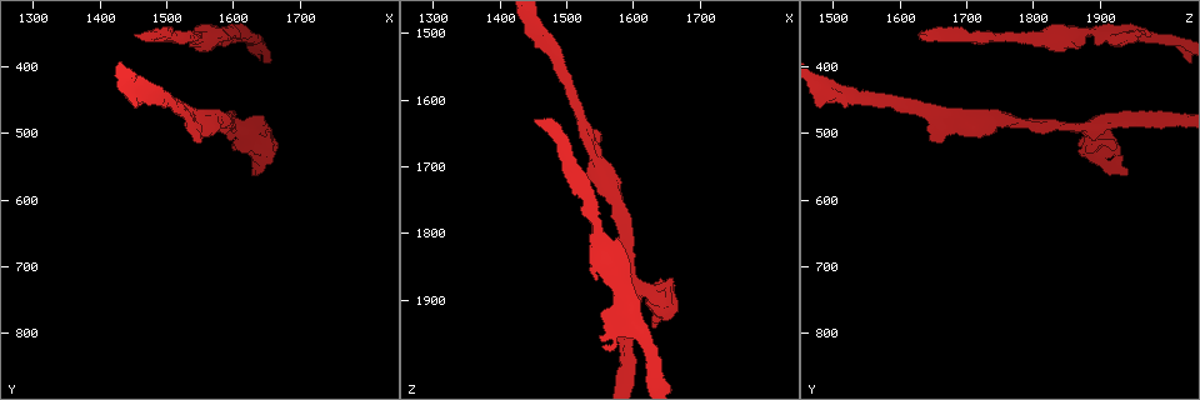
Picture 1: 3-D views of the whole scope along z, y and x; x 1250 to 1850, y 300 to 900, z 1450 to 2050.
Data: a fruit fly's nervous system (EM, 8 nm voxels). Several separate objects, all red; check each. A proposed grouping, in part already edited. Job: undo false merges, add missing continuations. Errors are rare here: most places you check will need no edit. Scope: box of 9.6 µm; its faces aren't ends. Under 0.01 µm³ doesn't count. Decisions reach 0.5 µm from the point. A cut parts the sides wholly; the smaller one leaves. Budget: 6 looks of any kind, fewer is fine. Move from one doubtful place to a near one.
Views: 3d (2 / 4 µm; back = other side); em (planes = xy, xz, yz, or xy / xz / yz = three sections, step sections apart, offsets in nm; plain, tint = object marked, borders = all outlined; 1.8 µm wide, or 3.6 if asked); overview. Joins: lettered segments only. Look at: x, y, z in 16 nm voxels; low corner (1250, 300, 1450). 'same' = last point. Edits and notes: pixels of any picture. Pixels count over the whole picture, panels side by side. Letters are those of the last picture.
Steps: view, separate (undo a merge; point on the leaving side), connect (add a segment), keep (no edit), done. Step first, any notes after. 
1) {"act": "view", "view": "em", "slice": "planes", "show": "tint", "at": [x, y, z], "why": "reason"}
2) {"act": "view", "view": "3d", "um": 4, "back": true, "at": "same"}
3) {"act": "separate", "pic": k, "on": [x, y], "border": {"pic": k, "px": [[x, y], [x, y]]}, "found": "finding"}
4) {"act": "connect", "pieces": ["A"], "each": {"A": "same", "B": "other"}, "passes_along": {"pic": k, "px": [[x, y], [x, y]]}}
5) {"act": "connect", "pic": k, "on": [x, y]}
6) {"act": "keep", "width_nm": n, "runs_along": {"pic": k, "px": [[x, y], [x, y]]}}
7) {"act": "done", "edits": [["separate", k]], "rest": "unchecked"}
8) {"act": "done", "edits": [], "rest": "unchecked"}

{"act": "view", "view": "em", "slice": "xz", "step": 8, "show": "tint", "at": [1580, 350, 1880], "why": "three-way junction"}

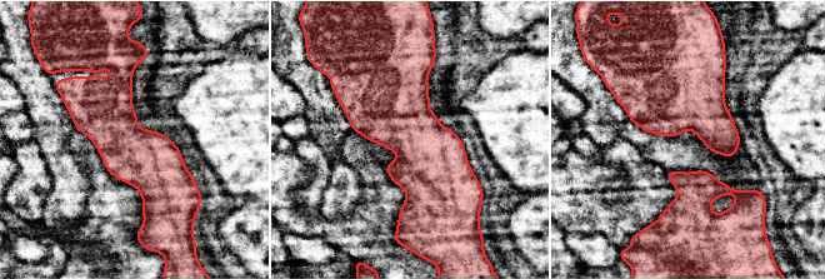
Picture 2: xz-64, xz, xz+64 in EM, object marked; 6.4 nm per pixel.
{"act": "view", "view": "em", "slice": "planes", "show": "borders", "at": "same"}

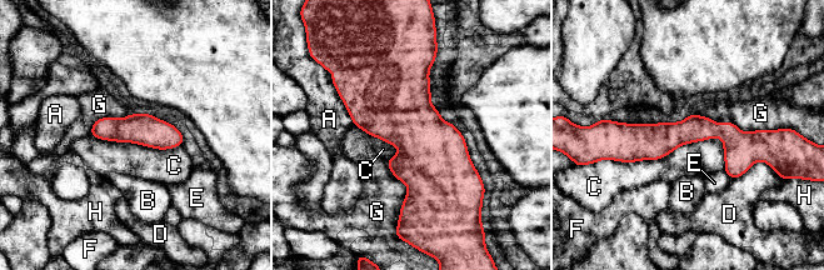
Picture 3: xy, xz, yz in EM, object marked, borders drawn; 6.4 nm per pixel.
{"act": "keep", "each": {"A": "other", "B": "other", "C": "other", "D": "other", "E": "other", "F": "other", "G": "other", "H": "other"}, "border": {"pic": 3, "px": [[724, 141], [608, 160]]}, "found": "all the same cell"}

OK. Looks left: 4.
{"act": "view", "view": "3d", "um": 4, "at": [1455, 350, 1635], "why": "free end"}

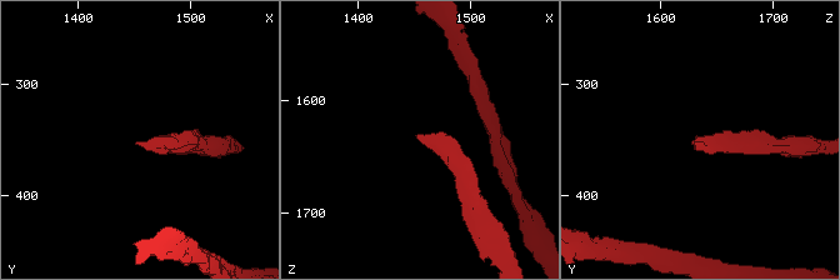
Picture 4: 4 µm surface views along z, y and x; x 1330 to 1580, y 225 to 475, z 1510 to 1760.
{"act": "view", "view": "em", "slice": "planes", "show": "borders", "at": [1450, 354, 1630], "why": "now the EM"}

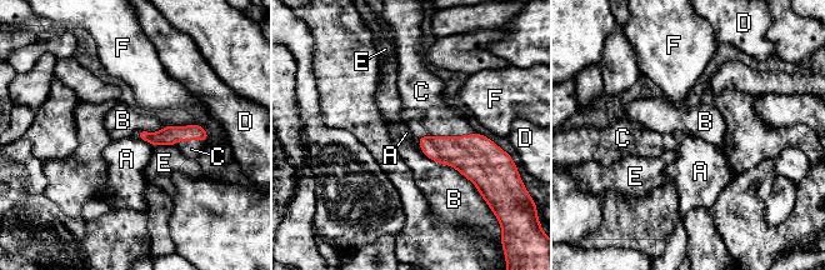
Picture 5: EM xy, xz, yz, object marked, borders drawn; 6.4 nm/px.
{"act": "connect", "pic": 5, "on": [426, 106], "each": {"A": "other", "B": "other", "C": "same", "D": "other", "E": "other", "F": "other"}, "passes_along": {"pic": 5, "px": [[479, 159], [450, 136], [426, 106]]}, "found": "the cell continues"}

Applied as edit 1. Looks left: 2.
{"act": "view", "view": "em", "slice": "planes", "show": "tint", "at": [1625, 525, 1910], "why": "sudden change in width"}

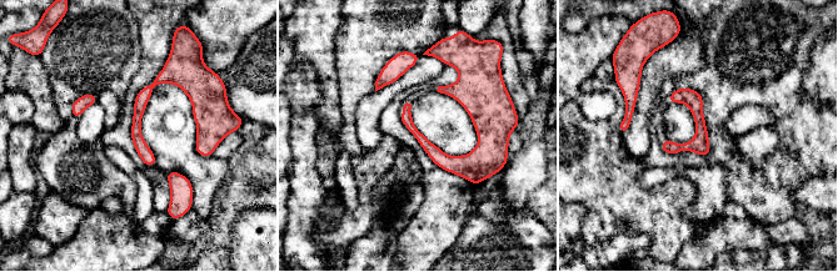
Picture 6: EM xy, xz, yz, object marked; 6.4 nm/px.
{"act": "view", "view": "em", "slice": "planes", "show": "borders", "at": "same", "why": "what lies round it"}

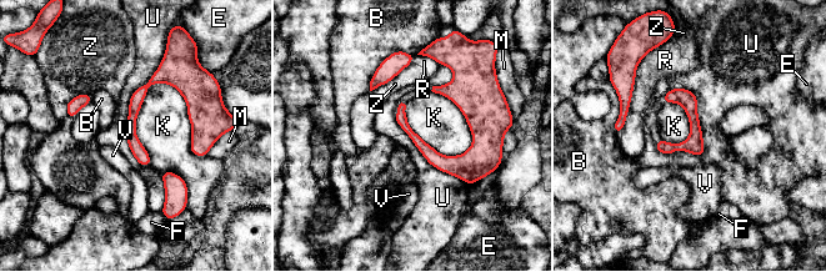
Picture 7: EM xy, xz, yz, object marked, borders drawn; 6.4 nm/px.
{"act": "keep", "each": {"B": "other", "E": "other", "F": "other", "K": "other", "M": "other", "R": "other", "U": "other", "V": "other", "Z": "other"}, "found": "one cell here"}

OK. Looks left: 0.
{"act": "done", "edits": [["connect", 5]], "rest": "unchecked"}

